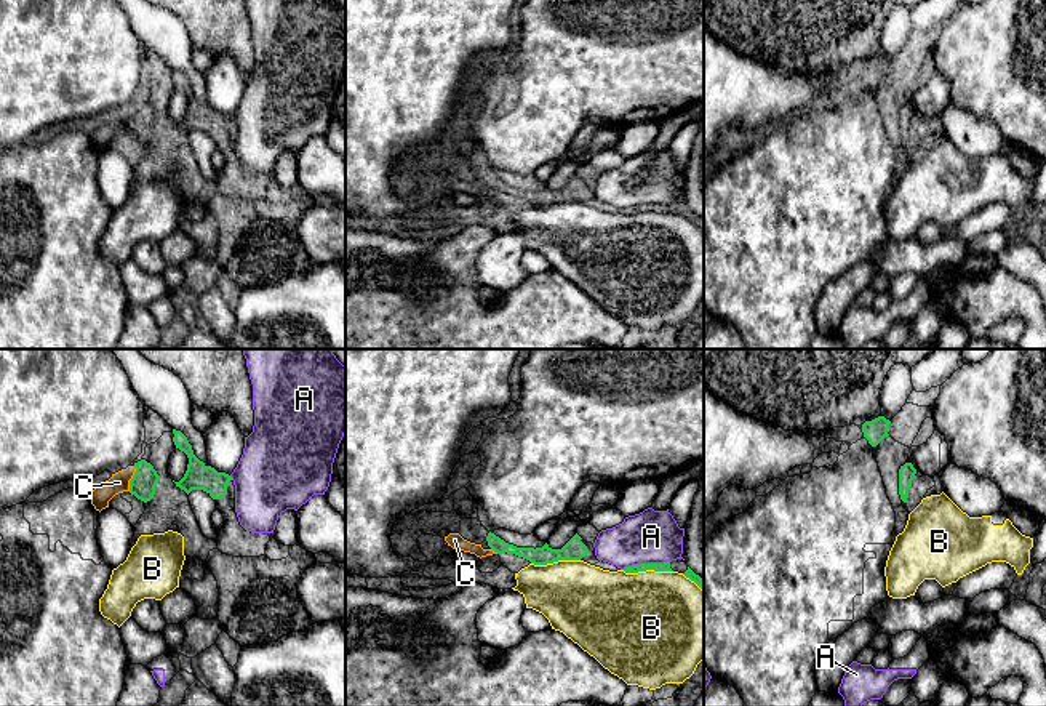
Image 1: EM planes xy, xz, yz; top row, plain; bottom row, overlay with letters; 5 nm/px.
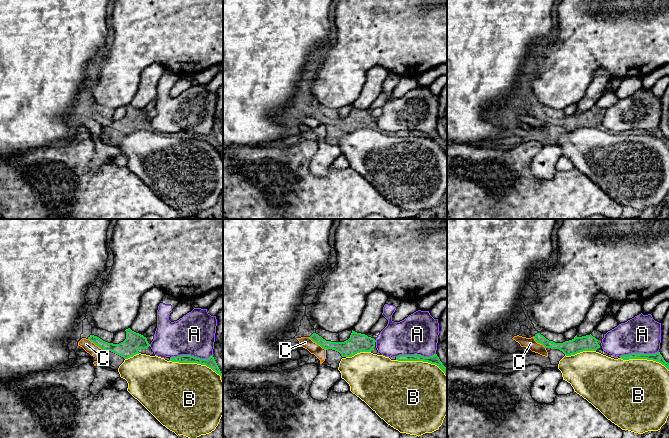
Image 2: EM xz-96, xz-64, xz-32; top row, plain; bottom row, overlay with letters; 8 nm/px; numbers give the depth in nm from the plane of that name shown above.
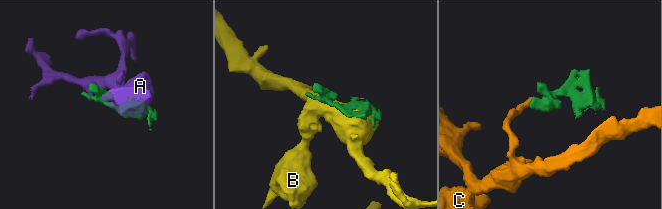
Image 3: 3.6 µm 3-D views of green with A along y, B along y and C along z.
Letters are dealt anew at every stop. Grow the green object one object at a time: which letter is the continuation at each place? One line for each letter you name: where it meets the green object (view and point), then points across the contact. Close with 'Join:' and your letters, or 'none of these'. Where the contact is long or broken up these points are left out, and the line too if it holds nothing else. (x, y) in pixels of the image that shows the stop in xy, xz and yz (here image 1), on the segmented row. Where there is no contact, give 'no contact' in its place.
Join: none of these

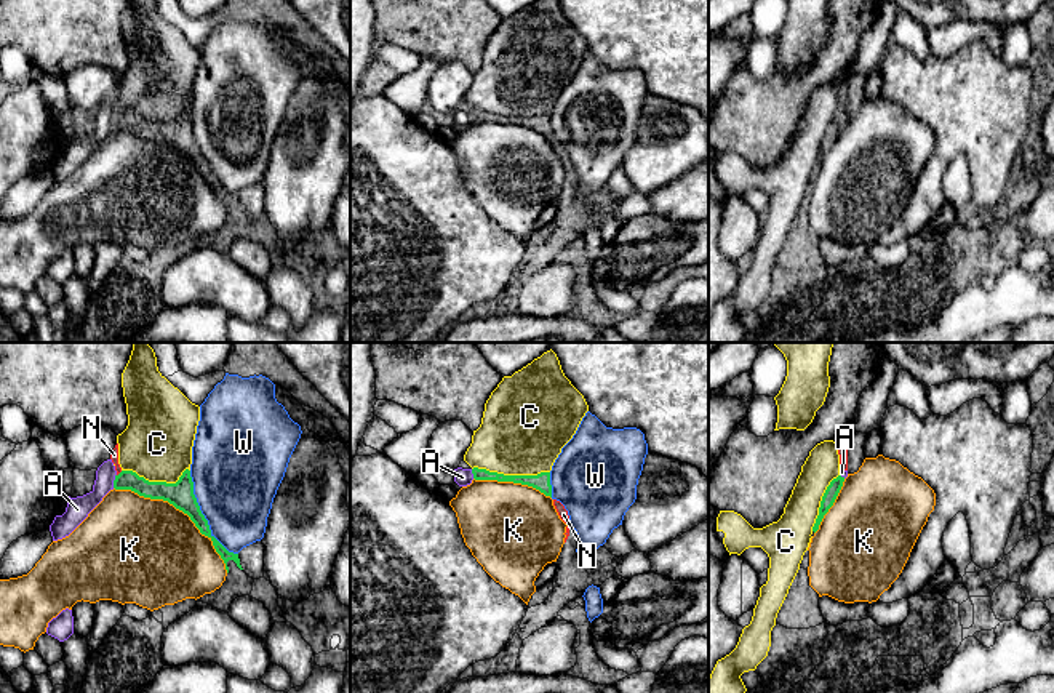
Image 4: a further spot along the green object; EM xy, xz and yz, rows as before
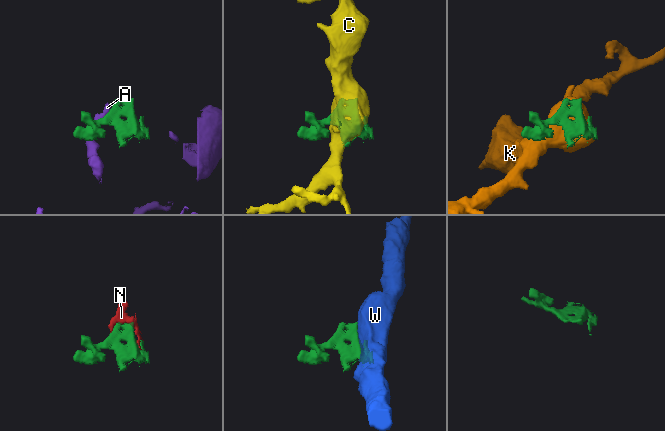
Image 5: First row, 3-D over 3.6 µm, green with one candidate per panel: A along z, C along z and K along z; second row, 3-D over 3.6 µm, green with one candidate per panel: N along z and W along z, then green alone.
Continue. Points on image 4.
N: xy (119, 474)
Join: N

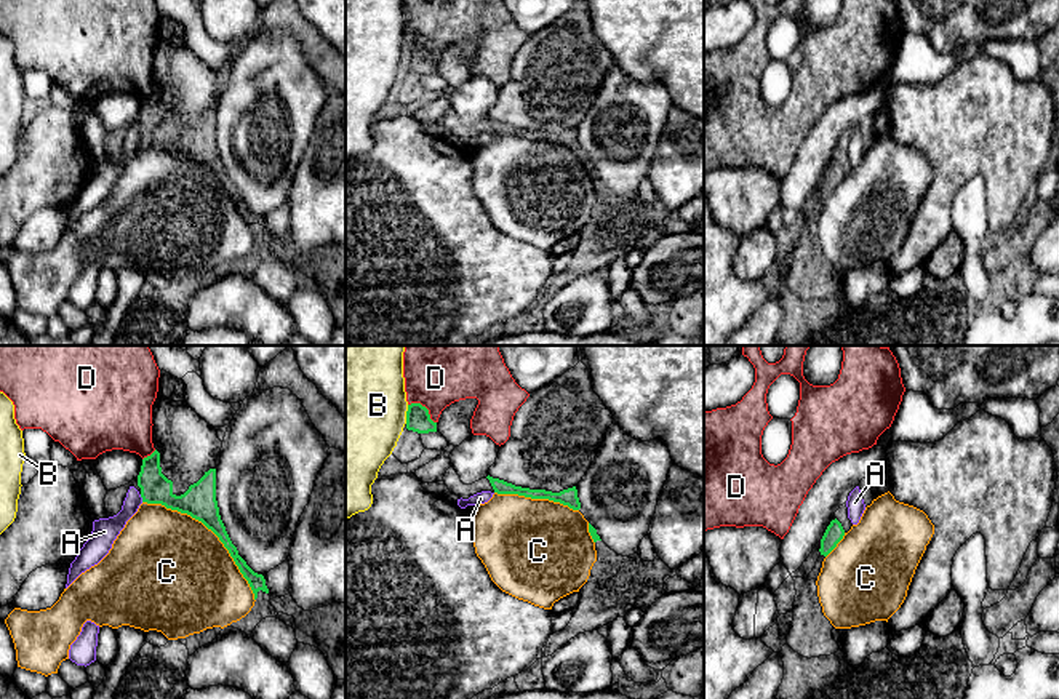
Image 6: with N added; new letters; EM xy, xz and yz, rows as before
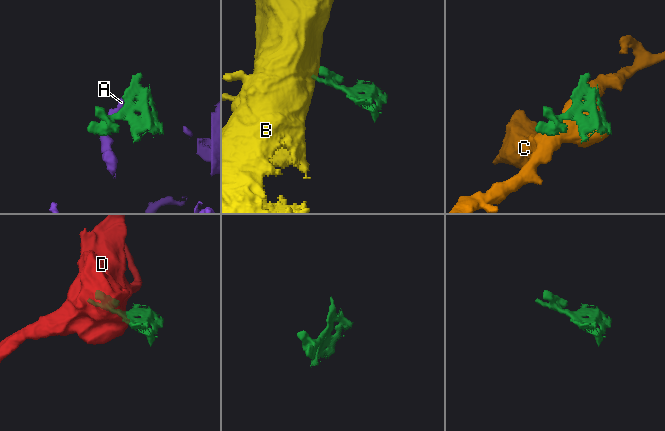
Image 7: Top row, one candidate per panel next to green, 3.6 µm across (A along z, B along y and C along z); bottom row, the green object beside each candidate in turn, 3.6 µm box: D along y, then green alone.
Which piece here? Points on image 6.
Join: none of these

